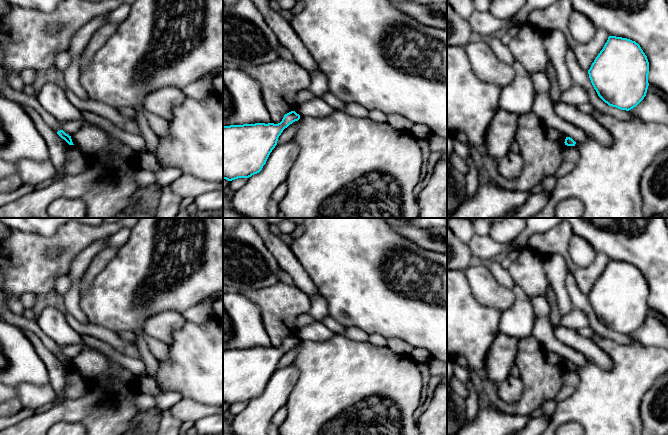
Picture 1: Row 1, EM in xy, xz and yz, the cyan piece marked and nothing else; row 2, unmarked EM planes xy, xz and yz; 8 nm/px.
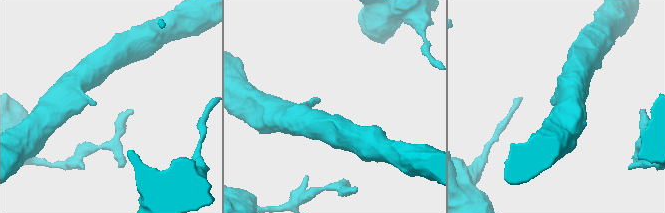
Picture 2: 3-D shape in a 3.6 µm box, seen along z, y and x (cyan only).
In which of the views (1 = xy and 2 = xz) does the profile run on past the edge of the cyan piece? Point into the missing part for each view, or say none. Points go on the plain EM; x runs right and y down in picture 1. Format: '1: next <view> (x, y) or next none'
1: next none
2: next none

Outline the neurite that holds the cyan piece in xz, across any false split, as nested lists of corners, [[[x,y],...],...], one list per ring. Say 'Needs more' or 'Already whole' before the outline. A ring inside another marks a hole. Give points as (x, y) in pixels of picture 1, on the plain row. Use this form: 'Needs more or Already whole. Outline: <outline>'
Already whole. Outline: [[[291,335],[278,348],[223,350],[223,403],[232,405],[259,397],[283,354],[299,343],[300,339]]]

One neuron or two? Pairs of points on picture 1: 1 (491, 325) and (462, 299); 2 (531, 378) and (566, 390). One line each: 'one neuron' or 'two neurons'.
1: one neuron
2: two neurons

